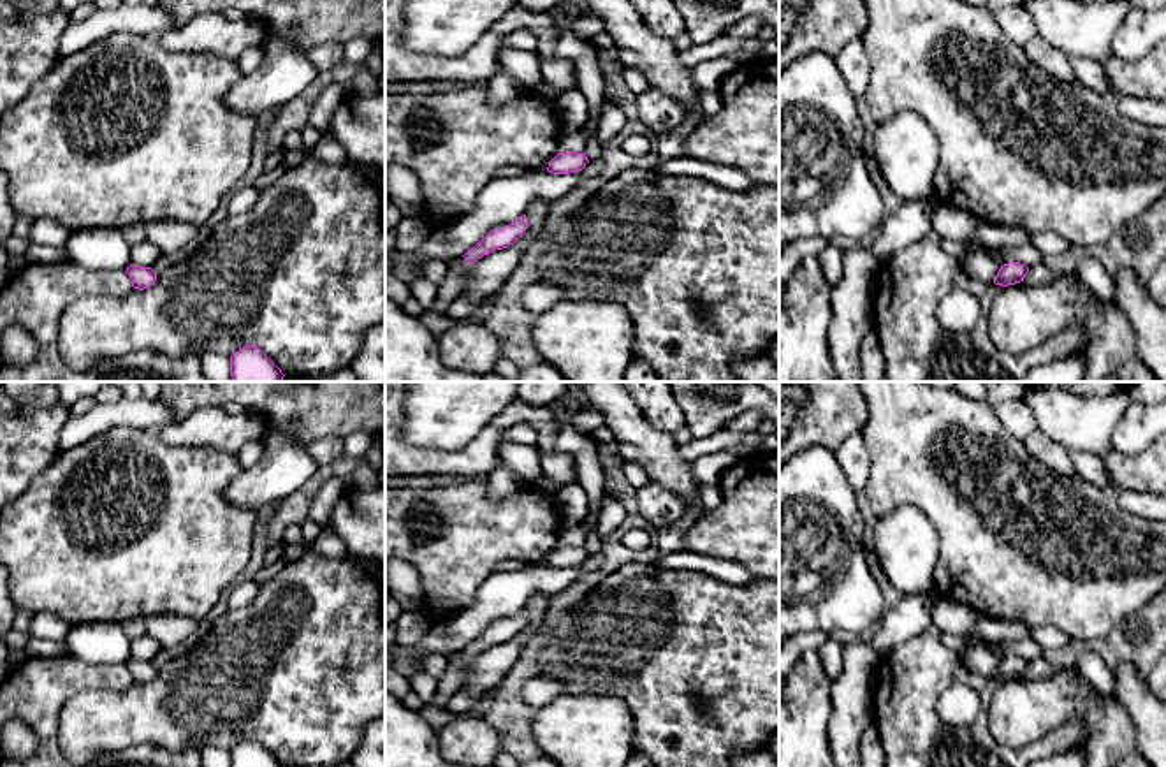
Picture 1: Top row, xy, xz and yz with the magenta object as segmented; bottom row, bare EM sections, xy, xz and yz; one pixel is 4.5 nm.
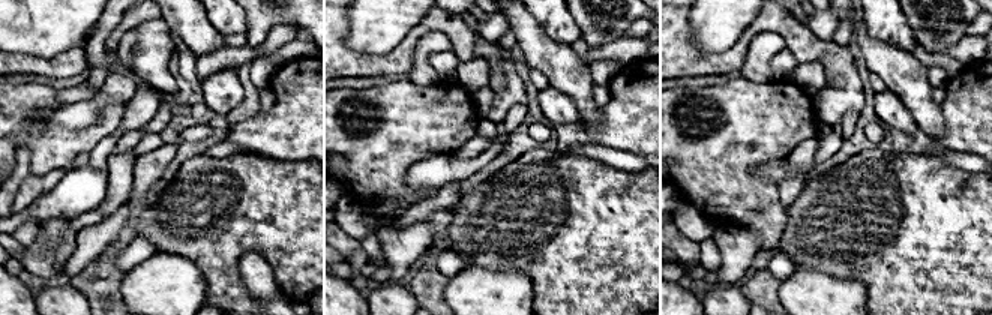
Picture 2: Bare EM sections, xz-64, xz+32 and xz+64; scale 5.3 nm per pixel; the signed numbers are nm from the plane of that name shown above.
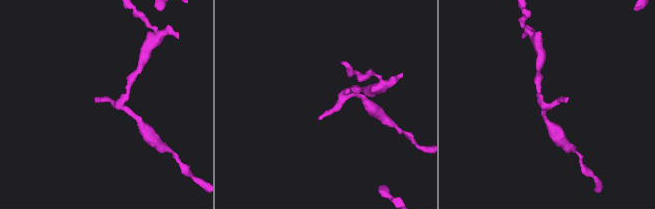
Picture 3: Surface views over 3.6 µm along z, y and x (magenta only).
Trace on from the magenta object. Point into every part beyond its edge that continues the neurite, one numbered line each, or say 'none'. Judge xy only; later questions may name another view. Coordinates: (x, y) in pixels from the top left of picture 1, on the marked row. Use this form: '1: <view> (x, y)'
none

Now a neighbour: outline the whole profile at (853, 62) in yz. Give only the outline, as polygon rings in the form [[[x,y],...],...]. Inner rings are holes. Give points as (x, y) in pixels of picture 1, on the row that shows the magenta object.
[[[862,39],[849,40],[835,56],[851,93],[864,99],[869,90],[869,56]]]

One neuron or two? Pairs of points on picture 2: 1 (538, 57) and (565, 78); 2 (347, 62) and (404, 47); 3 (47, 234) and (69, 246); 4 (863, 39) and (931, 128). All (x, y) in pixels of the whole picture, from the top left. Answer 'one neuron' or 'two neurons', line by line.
1: one neuron
2: one neuron
3: two neurons
4: one neuron

